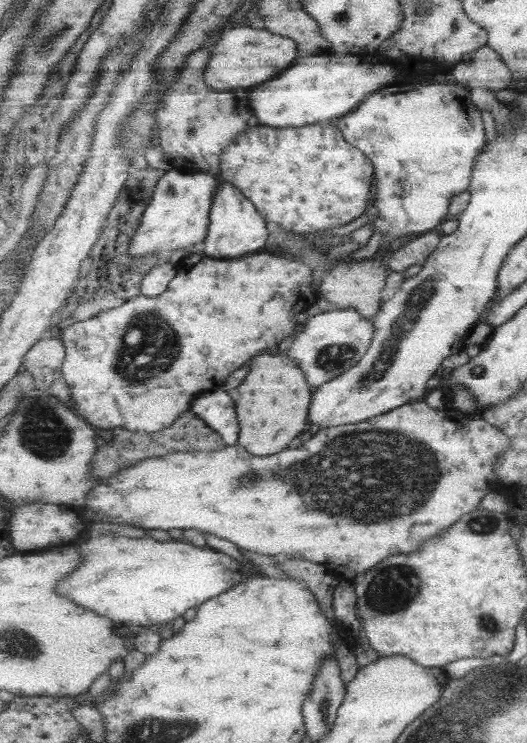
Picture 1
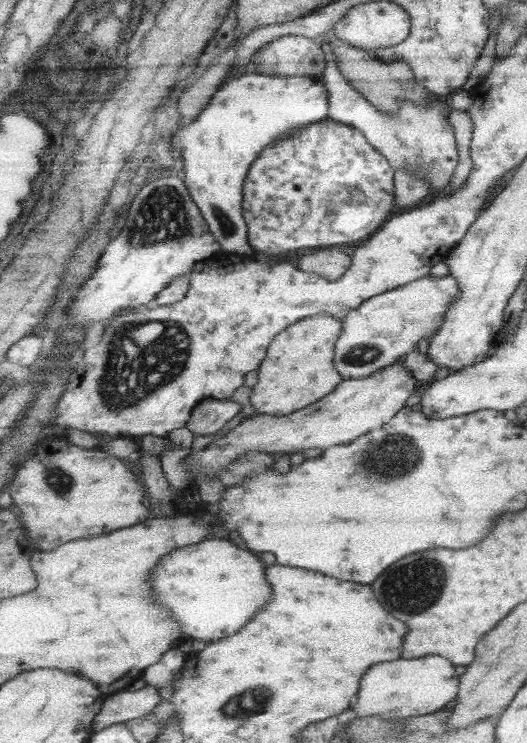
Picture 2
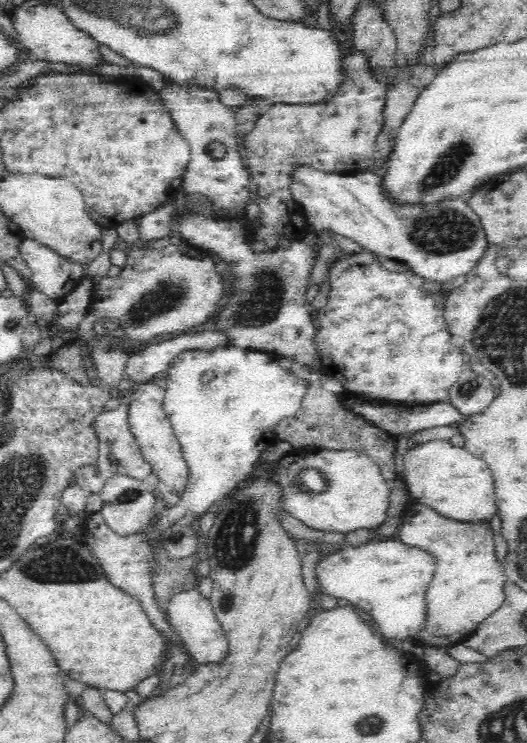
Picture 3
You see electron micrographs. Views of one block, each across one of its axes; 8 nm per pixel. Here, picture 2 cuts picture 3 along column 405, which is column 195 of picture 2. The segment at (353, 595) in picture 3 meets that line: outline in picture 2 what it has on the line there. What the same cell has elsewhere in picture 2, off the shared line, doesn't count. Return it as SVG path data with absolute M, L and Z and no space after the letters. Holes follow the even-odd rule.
M206 538L196 545L173 550L173 554L161 560L161 566L153 570L153 600L161 608L169 610L177 622L181 622L185 634L205 642L219 640L239 632L249 622L249 618L253 618L253 614L267 602L273 586L269 586L265 572L268 572L265 570L265 563L259 560L257 554L235 546L232 540L207 540Z

